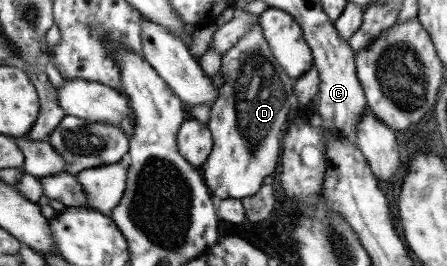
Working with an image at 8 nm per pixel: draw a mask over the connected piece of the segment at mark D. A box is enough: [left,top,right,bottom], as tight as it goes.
[200,22,295,201]

